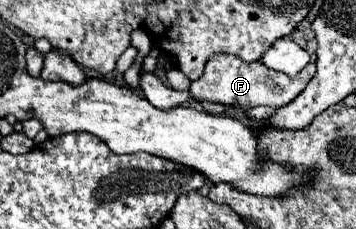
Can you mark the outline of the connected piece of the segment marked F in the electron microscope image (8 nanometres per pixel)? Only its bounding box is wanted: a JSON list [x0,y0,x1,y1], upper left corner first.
[190,55,316,109]

